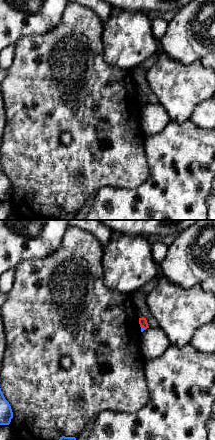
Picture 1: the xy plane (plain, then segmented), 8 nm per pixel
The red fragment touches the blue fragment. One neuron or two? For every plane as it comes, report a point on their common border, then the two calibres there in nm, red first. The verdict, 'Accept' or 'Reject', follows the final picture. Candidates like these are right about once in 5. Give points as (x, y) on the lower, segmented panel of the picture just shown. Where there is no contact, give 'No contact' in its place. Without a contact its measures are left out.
Touches red at (143, 327). Thickness 70 nm (red) against 30 nm

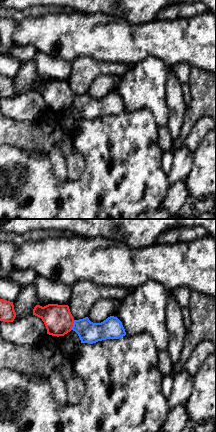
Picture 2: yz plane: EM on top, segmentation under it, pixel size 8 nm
Touches red at (72, 325). Thickness 220 nm (red) against 170 nm

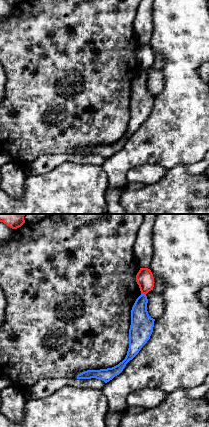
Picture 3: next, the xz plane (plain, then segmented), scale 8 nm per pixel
Touches red at (143, 293). Thickness 140 nm (red) against 180 nm

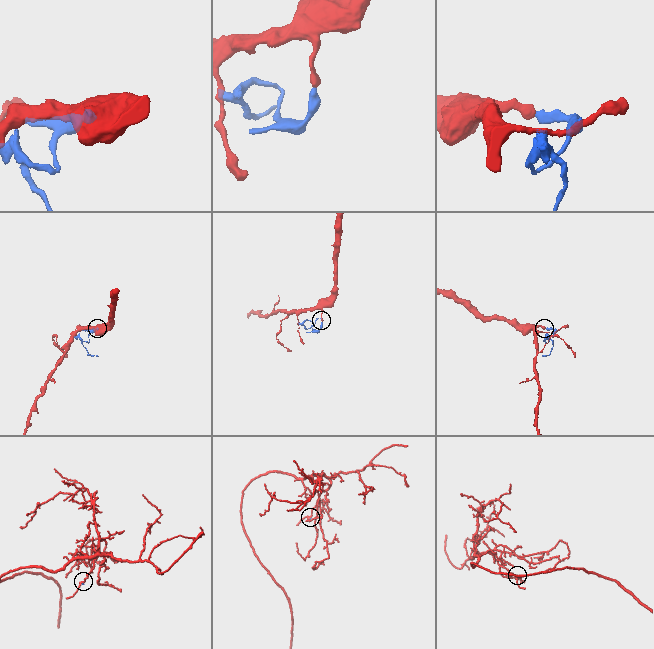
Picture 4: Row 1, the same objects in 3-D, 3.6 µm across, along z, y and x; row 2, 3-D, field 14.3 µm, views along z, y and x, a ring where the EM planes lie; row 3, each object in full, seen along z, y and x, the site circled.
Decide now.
Reject

